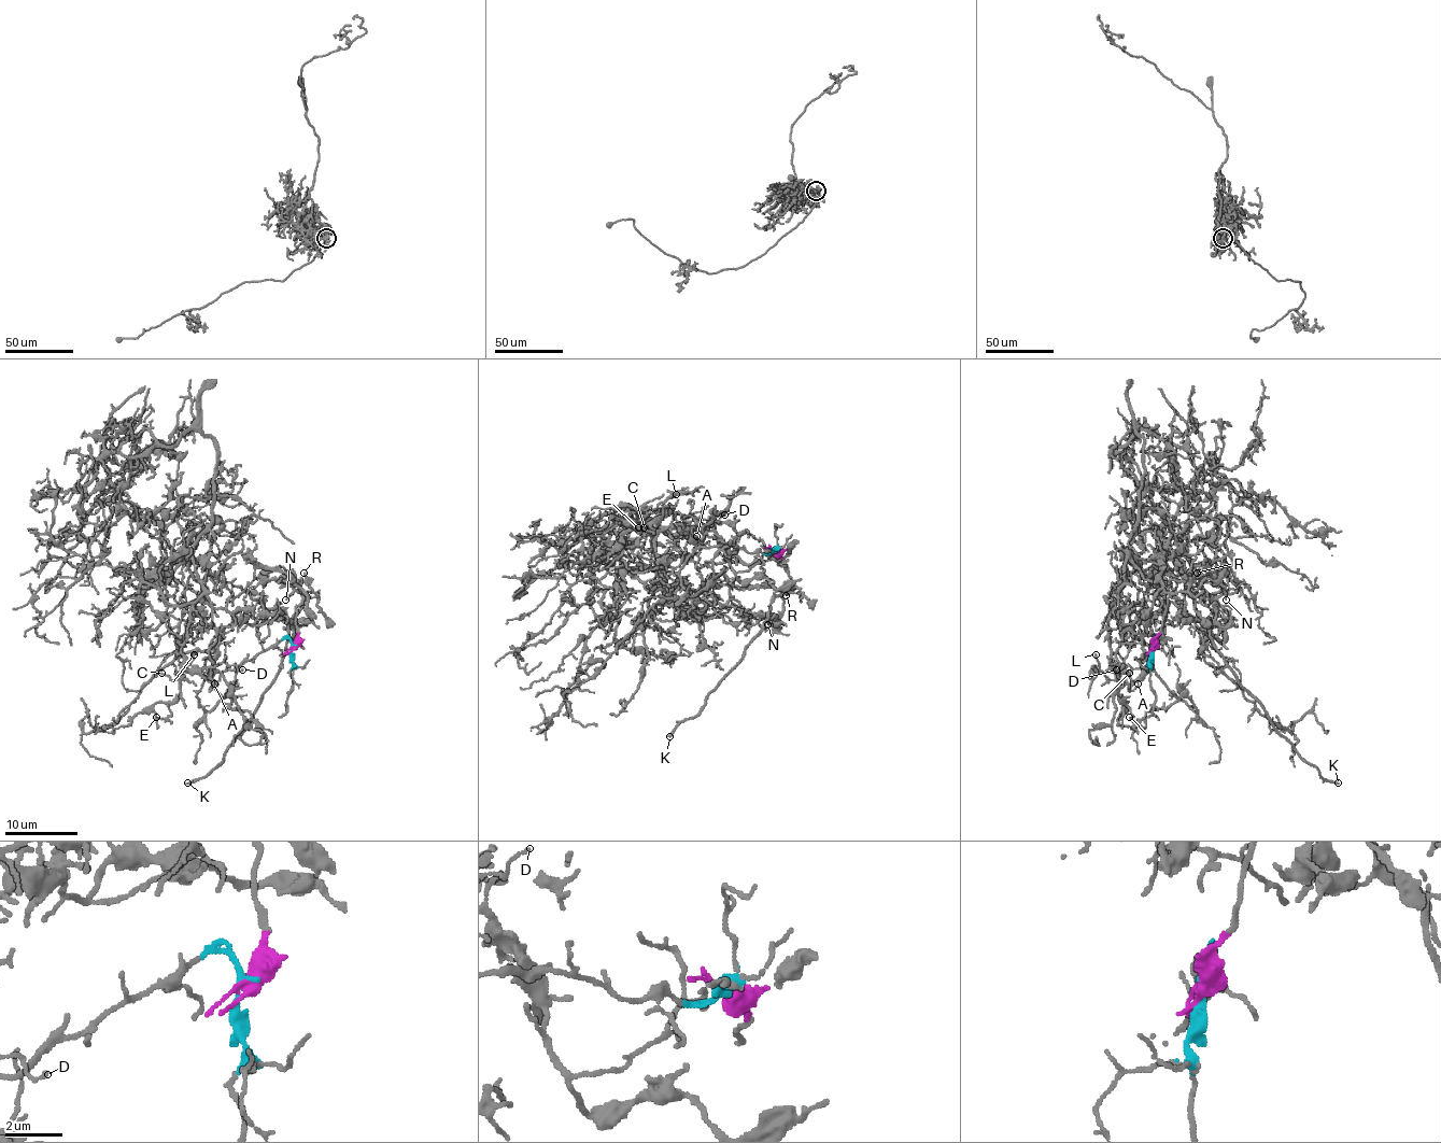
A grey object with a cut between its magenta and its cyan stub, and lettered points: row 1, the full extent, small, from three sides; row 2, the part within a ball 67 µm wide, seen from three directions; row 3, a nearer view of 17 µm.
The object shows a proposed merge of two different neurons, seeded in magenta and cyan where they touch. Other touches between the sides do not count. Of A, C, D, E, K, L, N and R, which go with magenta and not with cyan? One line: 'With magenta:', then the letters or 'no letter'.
With magenta: K, N, R

